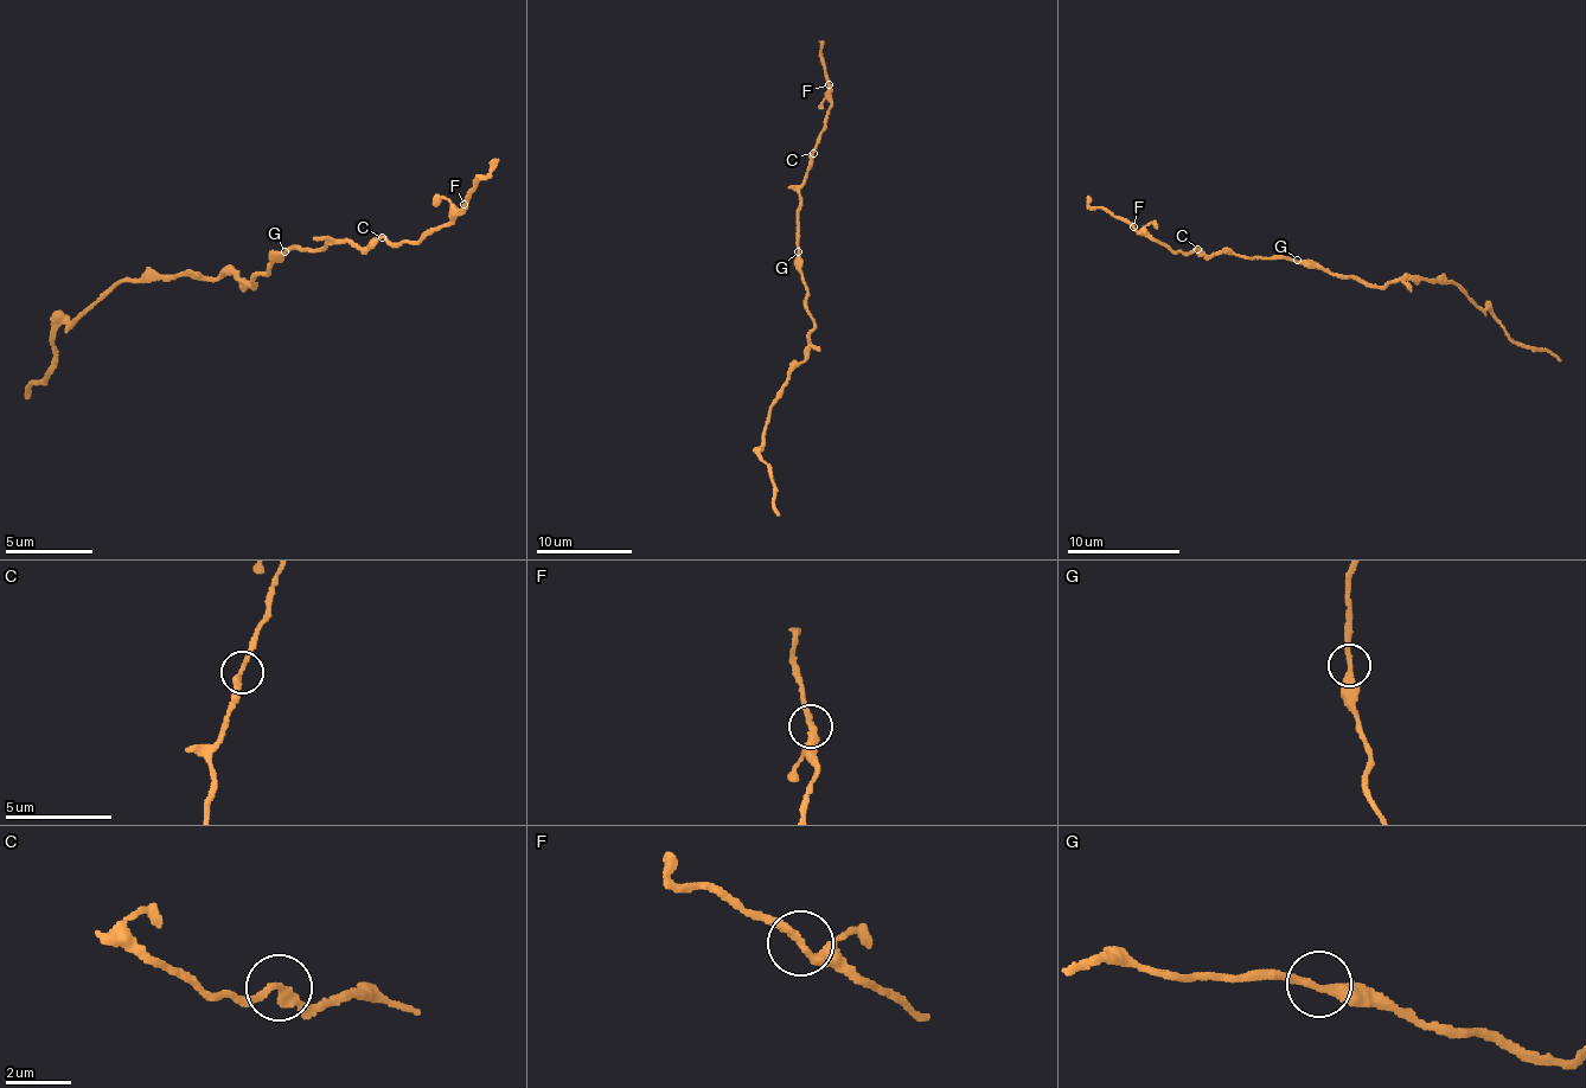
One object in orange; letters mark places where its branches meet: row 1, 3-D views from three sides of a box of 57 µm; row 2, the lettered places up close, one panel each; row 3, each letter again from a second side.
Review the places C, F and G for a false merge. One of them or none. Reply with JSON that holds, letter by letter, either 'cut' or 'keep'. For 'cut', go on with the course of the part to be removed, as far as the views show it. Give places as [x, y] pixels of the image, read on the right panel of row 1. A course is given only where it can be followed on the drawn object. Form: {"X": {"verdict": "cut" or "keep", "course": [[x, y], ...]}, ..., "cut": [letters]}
{"C": {"verdict": "keep"}, "F": {"verdict": "keep"}, "G": {"verdict": "keep"}, "cut": []}

